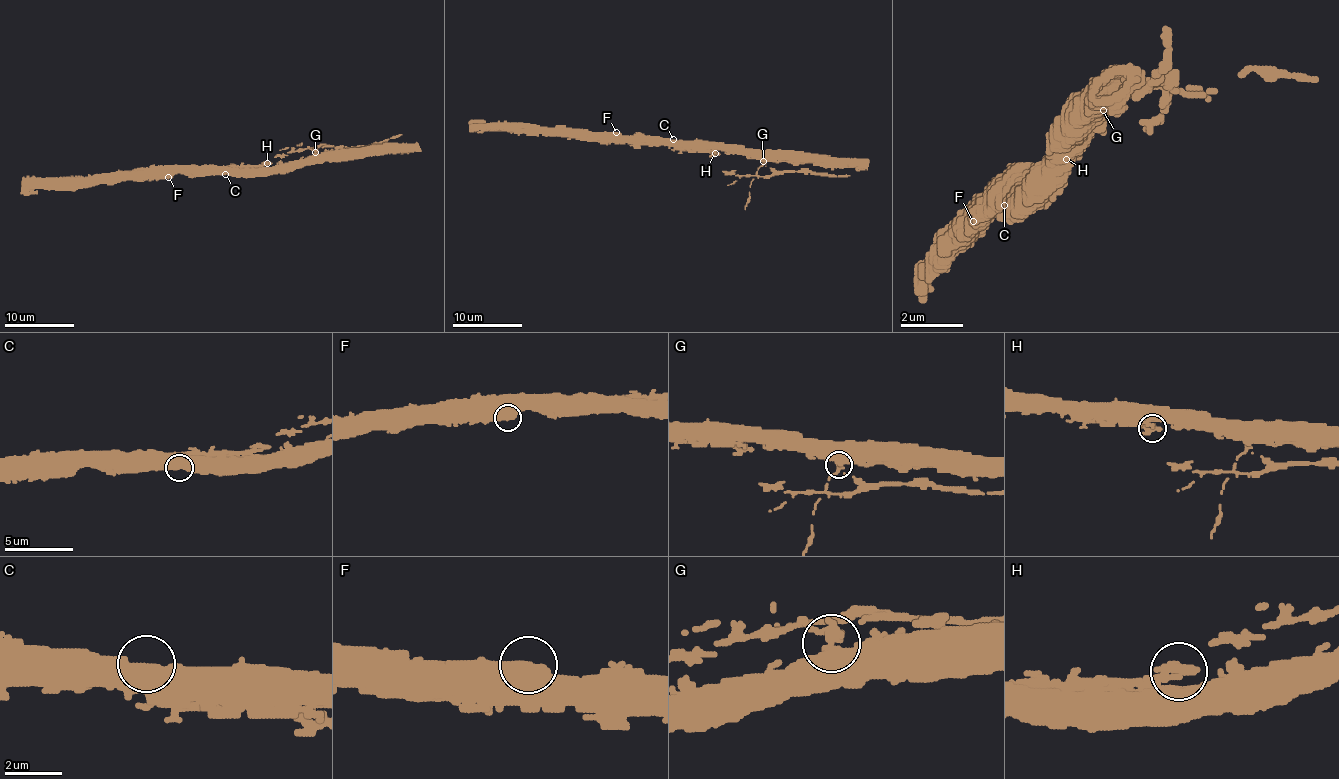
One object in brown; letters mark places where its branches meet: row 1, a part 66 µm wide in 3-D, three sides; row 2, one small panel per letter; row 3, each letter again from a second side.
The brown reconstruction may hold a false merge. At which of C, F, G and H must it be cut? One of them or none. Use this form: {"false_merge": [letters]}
{"false_merge": ["G"]}

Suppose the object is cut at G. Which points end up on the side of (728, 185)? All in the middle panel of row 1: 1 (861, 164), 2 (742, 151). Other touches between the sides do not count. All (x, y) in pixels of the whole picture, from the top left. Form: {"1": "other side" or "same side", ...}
{"1": "other side", "2": "other side"}

